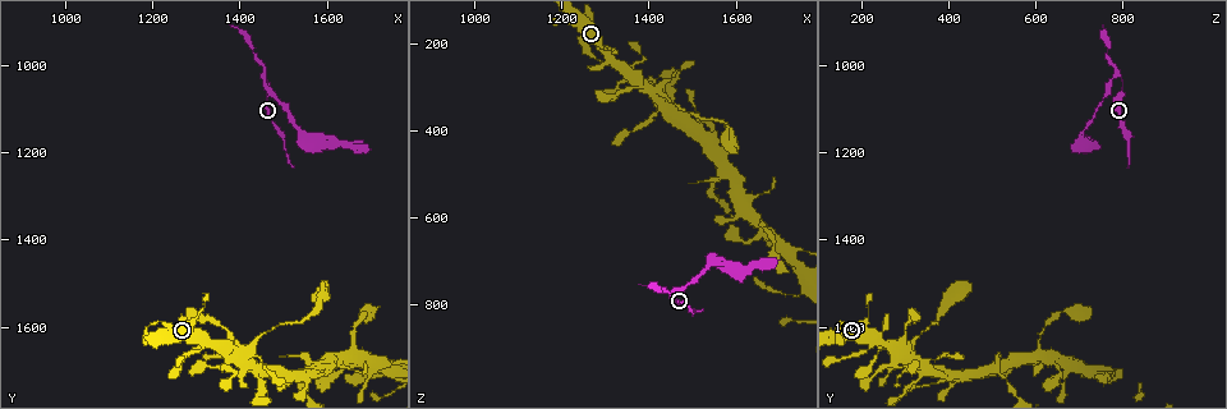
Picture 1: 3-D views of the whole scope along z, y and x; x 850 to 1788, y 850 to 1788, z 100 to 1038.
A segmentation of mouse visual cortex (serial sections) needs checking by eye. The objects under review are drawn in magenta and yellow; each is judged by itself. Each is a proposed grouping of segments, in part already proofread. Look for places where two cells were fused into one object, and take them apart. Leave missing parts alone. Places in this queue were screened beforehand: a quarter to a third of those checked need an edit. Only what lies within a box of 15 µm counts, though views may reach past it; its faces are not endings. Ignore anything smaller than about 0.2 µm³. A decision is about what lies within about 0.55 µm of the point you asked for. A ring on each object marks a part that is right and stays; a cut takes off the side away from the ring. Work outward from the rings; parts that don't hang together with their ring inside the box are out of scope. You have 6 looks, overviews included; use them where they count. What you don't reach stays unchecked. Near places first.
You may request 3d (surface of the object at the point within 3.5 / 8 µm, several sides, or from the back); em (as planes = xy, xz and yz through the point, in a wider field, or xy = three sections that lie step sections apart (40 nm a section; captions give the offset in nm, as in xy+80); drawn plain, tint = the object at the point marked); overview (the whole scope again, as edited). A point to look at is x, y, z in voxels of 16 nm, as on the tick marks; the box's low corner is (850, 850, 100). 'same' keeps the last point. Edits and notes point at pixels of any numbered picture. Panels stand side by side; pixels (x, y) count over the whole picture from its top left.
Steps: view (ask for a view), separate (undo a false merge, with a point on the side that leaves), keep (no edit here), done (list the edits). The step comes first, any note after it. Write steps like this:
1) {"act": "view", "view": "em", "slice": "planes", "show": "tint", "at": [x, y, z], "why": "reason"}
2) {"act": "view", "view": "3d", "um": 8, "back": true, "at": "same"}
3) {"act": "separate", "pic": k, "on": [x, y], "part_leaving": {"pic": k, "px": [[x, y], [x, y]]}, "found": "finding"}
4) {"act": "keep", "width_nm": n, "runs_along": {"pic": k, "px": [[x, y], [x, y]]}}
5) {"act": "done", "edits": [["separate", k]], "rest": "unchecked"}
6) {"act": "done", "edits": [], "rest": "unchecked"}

{"act": "view", "view": "3d", "um": 3.5, "at": [1460, 1030, 780], "why": "abrupt turn"}

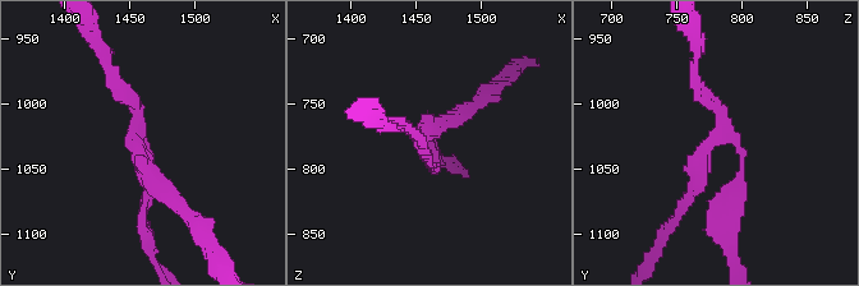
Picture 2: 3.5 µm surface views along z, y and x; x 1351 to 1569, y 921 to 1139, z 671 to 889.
{"act": "view", "view": "em", "slice": "xy", "step": 3, "show": "tint", "at": [1456, 1026, 782], "why": "now the EM"}

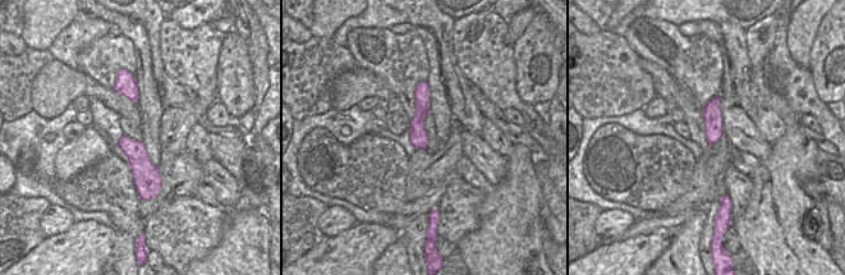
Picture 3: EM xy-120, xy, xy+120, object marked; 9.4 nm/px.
{"act": "separate", "pic": 2, "on": [703, 181], "border": {"pic": 3, "px": [[414, 117], [419, 132], [426, 138]]}, "found": "a second cell is stuck on"}

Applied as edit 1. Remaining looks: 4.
{"act": "view", "view": "3d", "um": 3.5, "at": [1575, 1705, 490], "why": "two arms in line, one across"}

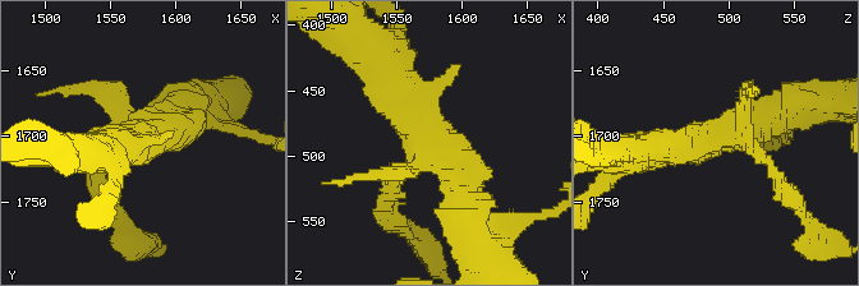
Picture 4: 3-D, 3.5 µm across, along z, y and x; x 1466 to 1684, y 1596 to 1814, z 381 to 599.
{"act": "view", "view": "em", "slice": "xy", "step": 5, "show": "tint", "at": [1576, 1702, 490]}

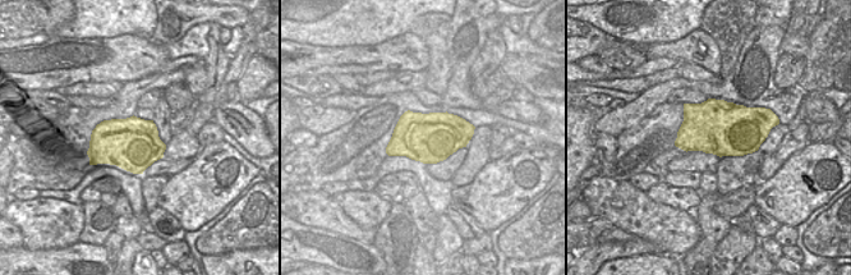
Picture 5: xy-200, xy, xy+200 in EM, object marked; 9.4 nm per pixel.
{"act": "view", "view": "em", "slice": "xy", "step": 1, "show": "tint", "at": "same"}

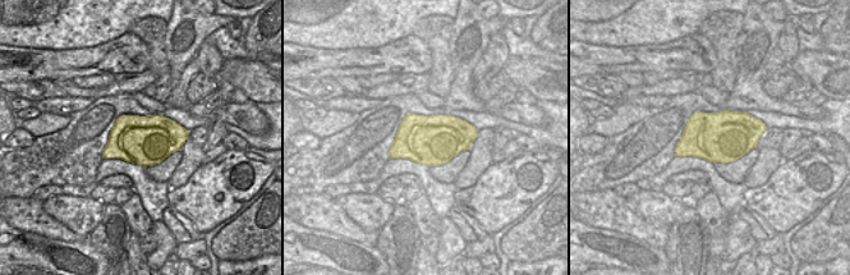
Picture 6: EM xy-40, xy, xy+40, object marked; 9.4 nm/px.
{"act": "keep", "width_nm": 480, "runs_along": {"pic": 4, "px": [[393, 72], [464, 174], [468, 206]]}, "found": "all the same cell"}

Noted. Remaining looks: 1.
{"act": "done", "edits": [["separate", 2]], "rest": "unchecked"}

